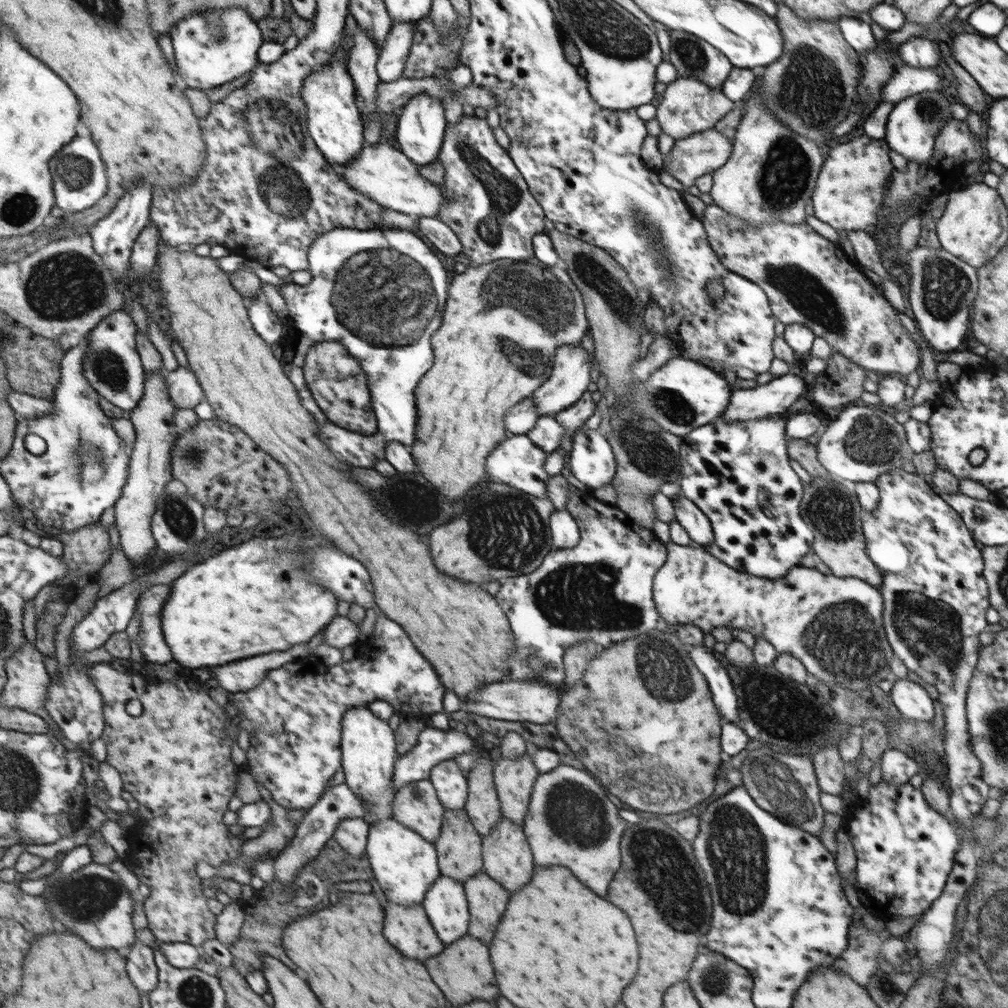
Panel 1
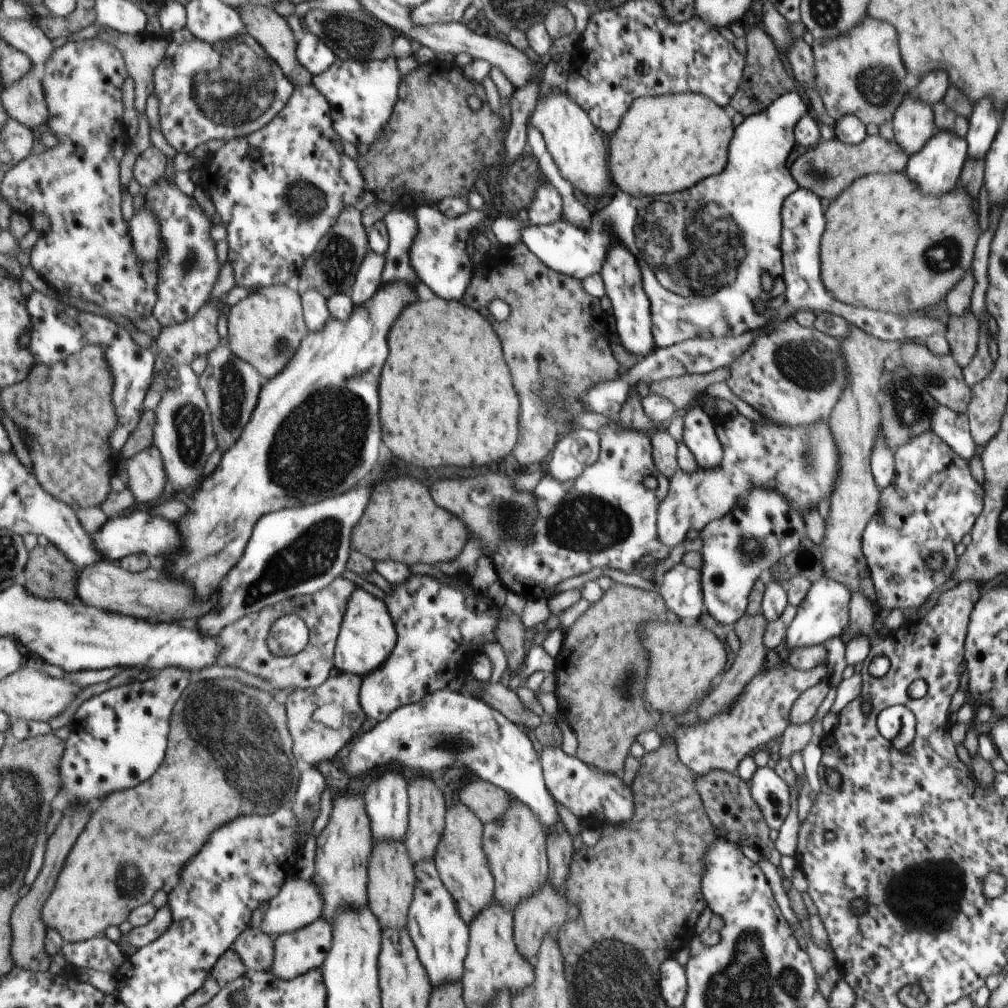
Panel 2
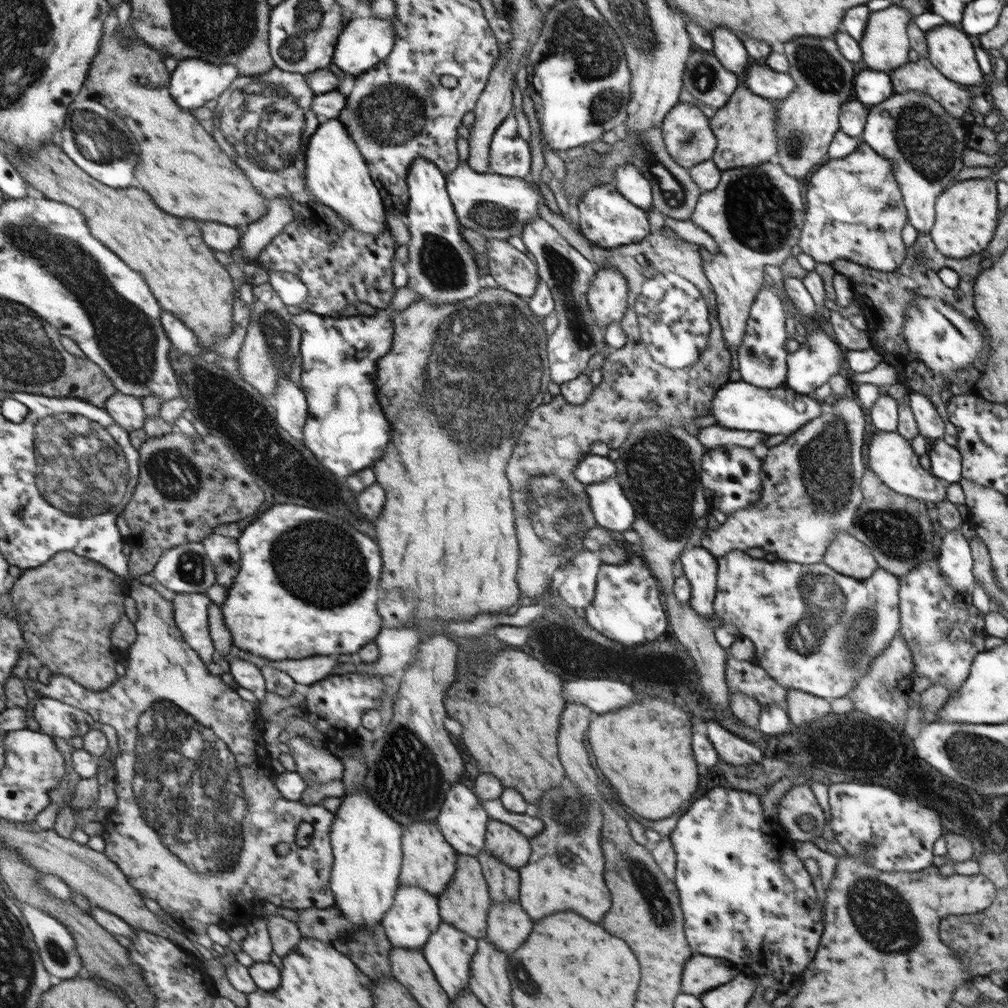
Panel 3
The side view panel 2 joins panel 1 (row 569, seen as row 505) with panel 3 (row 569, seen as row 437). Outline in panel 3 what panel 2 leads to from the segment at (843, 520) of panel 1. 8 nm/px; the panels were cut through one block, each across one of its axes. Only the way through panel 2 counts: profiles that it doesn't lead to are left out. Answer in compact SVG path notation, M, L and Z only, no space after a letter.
M840 532L827 548L823 562L844 576L864 580L878 568L872 548L850 532Z

